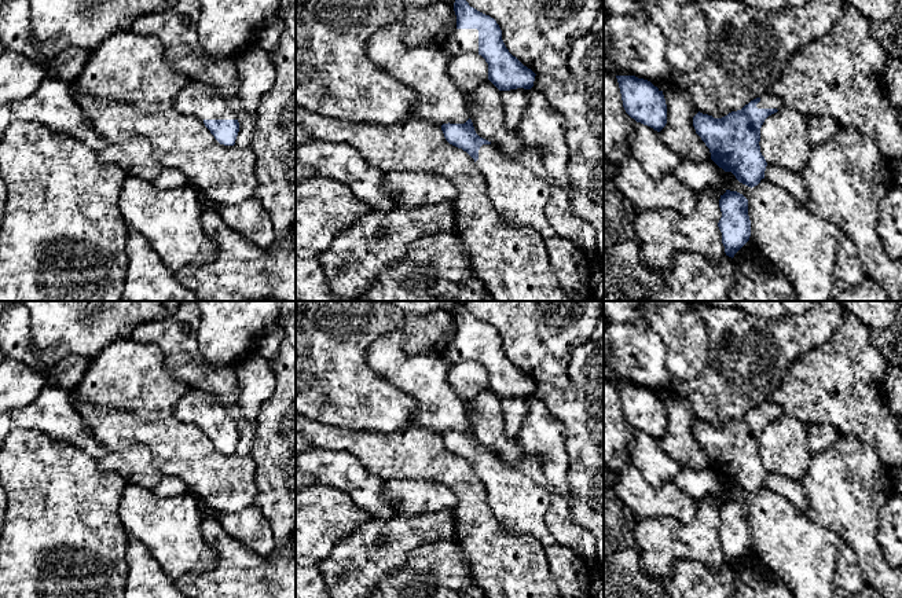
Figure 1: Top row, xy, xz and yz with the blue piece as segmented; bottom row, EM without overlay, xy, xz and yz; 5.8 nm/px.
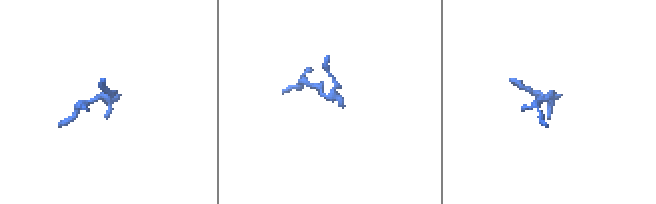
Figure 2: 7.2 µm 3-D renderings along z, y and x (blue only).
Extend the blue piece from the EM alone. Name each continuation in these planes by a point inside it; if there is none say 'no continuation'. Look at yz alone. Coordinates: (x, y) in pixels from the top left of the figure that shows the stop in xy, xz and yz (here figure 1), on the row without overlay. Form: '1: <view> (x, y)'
1: yz (769, 408)

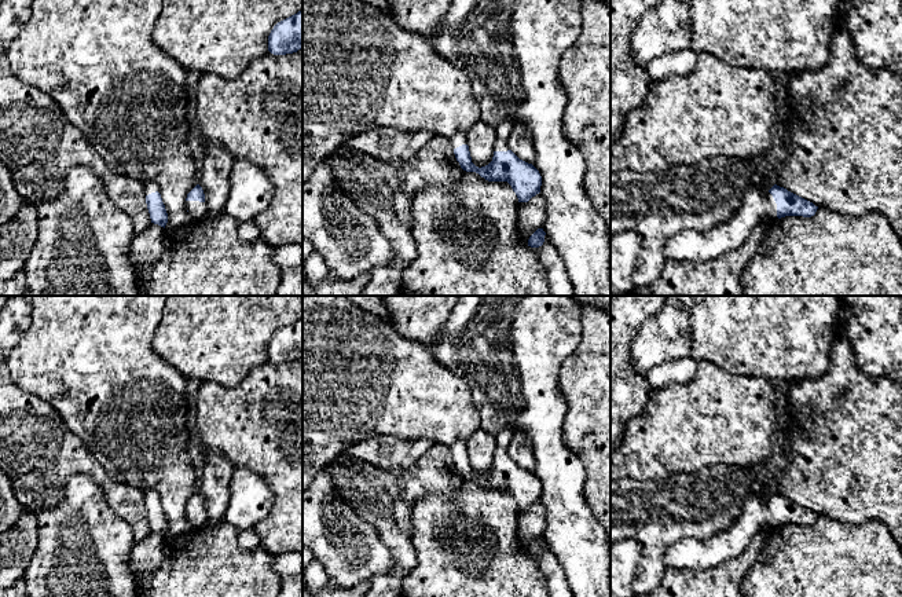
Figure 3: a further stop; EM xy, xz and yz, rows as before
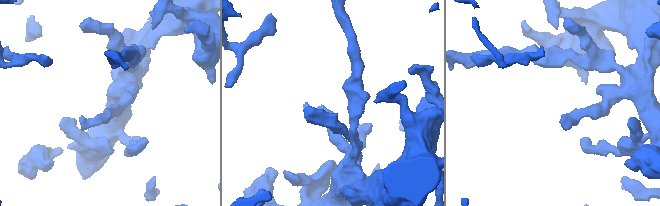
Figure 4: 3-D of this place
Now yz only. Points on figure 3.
1: yz (695, 553)

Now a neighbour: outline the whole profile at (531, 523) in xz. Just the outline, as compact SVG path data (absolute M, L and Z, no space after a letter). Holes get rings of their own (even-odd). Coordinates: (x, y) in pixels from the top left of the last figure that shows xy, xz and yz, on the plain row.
M540 501L528 510L518 510L517 523L520 547L524 553L528 553L529 545L538 536L543 536L546 528L546 509Z

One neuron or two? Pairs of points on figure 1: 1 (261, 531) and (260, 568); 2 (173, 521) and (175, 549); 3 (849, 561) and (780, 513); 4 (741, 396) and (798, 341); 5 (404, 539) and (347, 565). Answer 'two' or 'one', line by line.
1: two
2: one
3: two
4: one
5: one

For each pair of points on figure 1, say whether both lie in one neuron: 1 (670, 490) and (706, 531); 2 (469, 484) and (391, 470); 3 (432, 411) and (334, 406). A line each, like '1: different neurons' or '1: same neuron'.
1: different neurons
2: same neuron
3: different neurons

